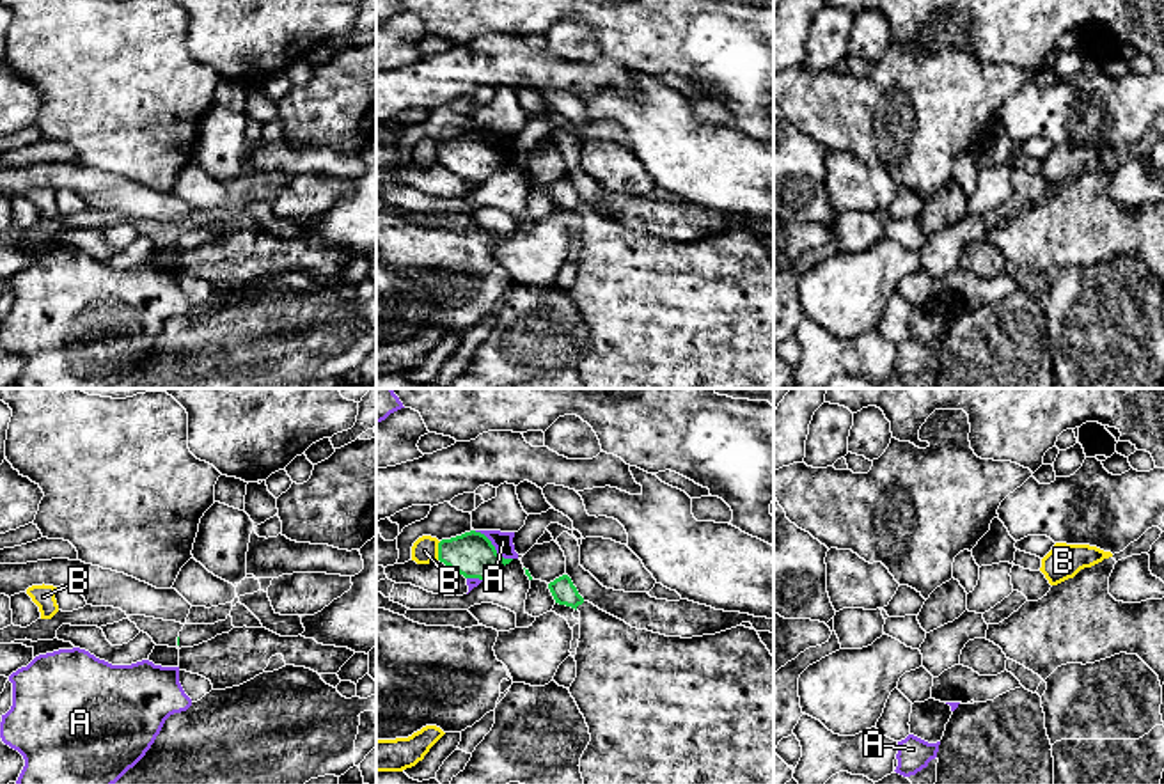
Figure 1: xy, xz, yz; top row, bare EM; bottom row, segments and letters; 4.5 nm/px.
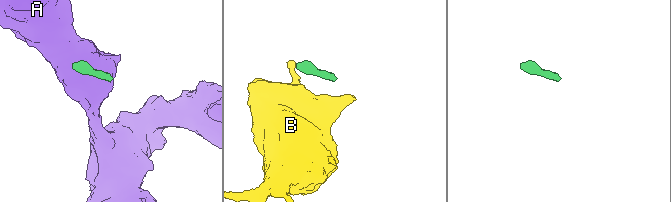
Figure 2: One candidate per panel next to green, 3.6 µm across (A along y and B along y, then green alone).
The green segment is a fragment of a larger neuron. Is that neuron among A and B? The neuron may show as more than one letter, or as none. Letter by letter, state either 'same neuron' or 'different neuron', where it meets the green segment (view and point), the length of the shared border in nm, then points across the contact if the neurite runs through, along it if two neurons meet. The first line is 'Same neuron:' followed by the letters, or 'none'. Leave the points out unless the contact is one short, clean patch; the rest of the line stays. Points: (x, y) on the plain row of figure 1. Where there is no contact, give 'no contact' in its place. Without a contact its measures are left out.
Same neuron: none
A: different neuron; meets green in xz at (494, 149); contact 220 nm long
B: different neuron; meets green in xz at (439, 153); contact 90 nm long; border along xz (440, 144), (437, 162)

